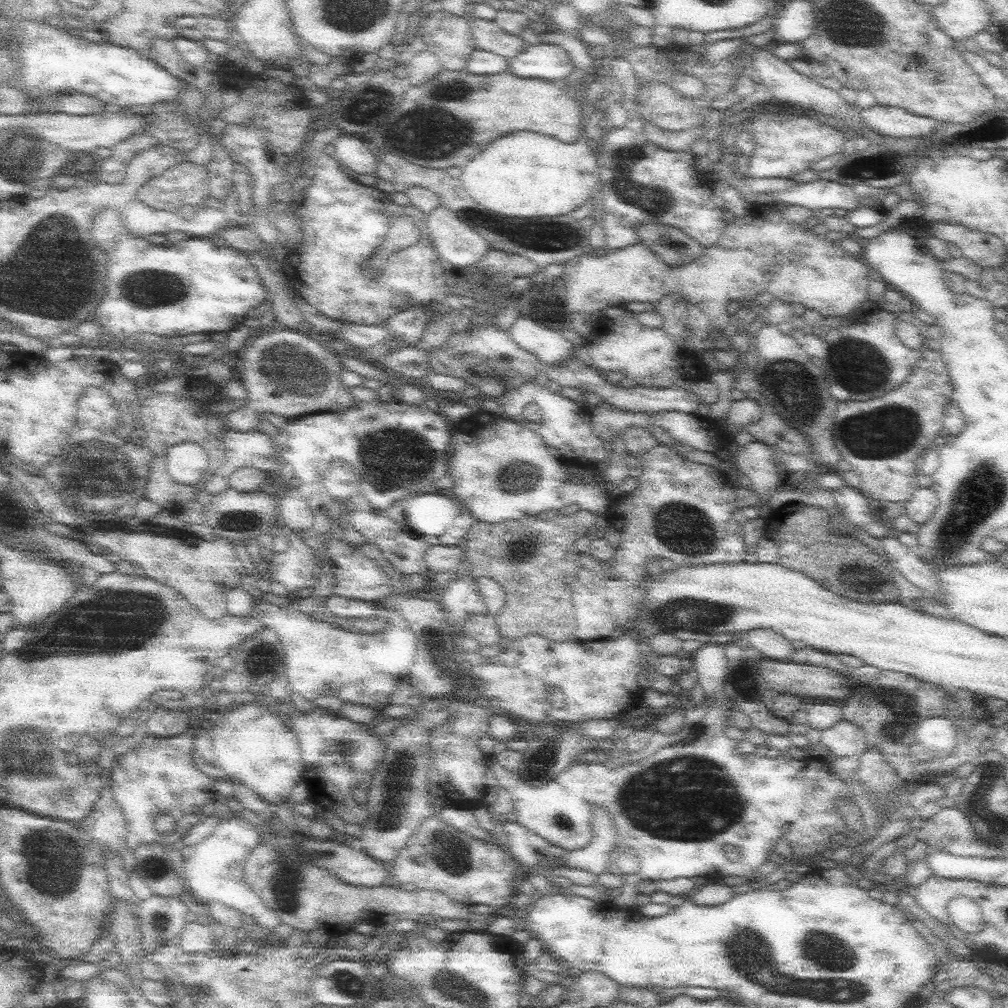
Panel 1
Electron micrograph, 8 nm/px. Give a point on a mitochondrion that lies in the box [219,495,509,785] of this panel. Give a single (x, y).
(345, 750)

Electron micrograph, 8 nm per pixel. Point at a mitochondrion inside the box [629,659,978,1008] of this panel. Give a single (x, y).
(749, 949)

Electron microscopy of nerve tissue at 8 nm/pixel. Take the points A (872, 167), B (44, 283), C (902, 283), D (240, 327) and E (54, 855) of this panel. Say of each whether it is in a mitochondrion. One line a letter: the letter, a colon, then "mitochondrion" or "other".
A: mitochondrion
B: mitochondrion
C: other
D: other
E: mitochondrion

